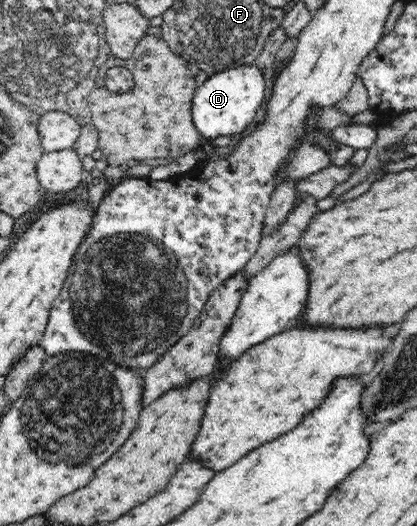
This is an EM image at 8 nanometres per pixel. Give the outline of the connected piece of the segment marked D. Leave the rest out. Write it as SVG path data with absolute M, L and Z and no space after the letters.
M256 65L236 67L222 71L210 78L202 77L203 84L198 87L191 103L191 114L198 135L208 141L216 141L222 136L234 136L242 133L254 123L256 111L266 103L266 81L263 71Z

